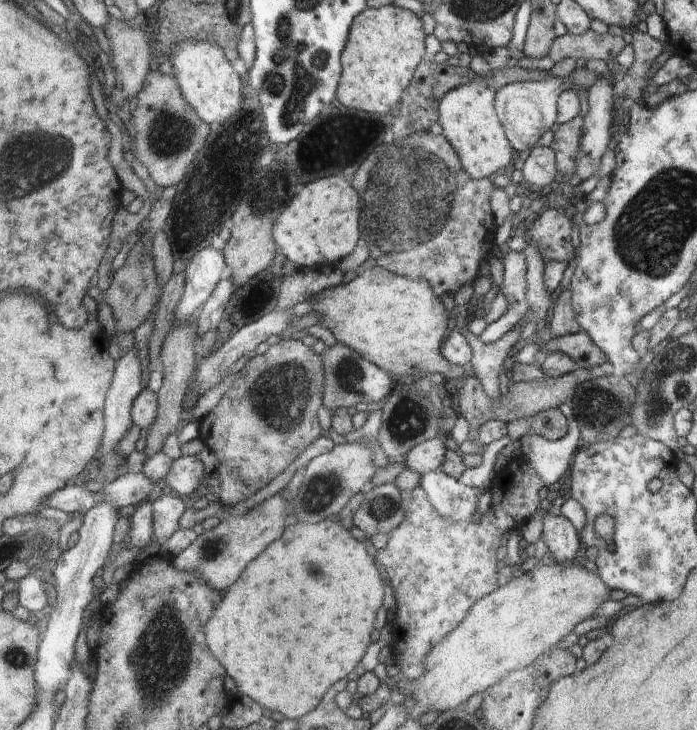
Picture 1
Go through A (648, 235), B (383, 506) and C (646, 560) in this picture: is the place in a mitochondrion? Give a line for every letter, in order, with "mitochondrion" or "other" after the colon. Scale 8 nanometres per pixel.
A: mitochondrion
B: mitochondrion
C: mitochondrion

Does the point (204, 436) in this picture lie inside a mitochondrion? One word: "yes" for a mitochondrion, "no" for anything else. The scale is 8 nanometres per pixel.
no

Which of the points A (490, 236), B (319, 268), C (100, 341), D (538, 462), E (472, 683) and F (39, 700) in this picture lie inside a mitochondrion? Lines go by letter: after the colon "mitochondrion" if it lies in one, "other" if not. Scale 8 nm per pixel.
A: other
B: other
C: other
D: other
E: other
F: other

